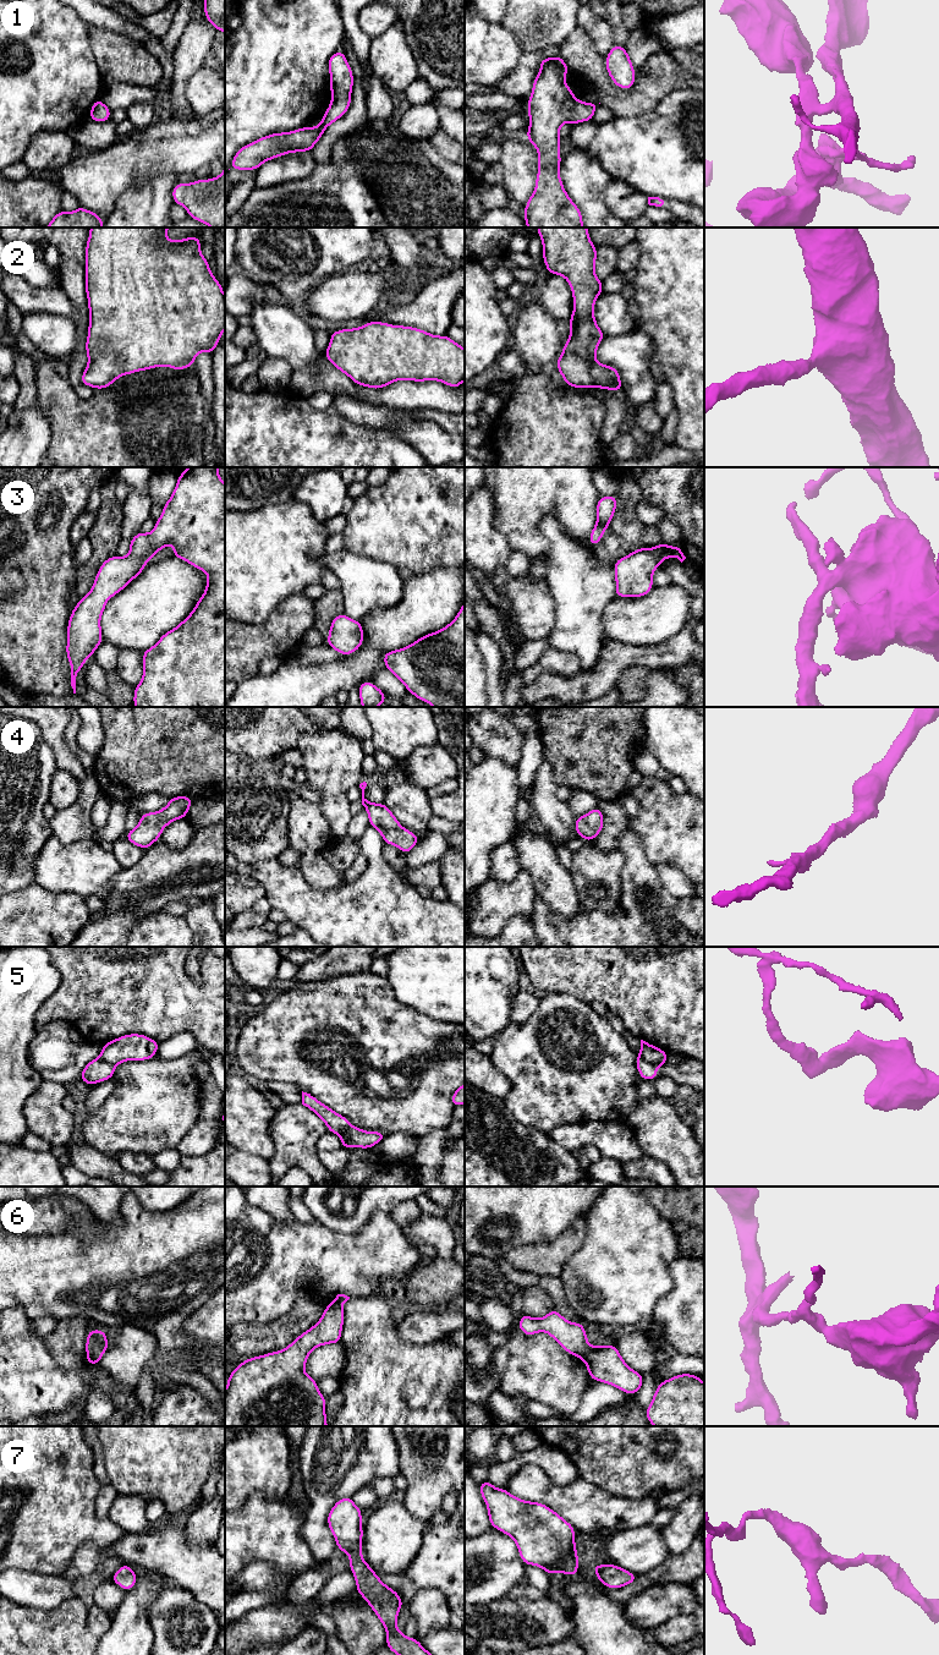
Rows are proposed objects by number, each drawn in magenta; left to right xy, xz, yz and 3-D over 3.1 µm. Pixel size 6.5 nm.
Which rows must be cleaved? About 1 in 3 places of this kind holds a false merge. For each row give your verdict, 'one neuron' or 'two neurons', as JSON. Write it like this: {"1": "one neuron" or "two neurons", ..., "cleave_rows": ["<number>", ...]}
{"1": "one neuron", "2": "one neuron", "3": "one neuron", "4": "one neuron", "5": "two neurons", "6": "two neurons", "7": "one neuron", "cleave_rows": ["5", "6"]}

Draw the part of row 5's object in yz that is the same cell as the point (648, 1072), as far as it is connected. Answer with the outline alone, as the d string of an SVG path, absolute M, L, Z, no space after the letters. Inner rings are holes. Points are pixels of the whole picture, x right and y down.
M638 1056L636 1059L636 1067L643 1080L654 1080L660 1065L647 1063Z

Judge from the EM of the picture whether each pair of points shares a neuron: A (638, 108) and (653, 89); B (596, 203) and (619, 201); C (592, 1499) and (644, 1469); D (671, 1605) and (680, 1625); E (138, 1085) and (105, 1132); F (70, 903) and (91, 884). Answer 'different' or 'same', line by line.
A: same
B: different
C: different
D: different
E: same
F: different

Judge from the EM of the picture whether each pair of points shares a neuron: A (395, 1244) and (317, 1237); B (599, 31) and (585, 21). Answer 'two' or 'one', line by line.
A: one
B: two

